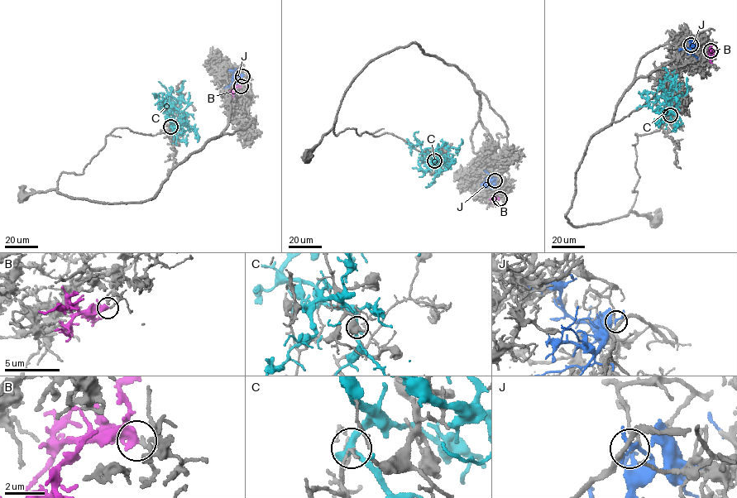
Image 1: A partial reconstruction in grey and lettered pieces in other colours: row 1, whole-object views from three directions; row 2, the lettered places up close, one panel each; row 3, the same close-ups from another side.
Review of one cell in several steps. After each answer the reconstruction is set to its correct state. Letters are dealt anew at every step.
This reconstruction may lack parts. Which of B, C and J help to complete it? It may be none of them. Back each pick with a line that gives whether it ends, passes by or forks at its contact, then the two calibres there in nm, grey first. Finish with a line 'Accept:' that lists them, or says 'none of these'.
B: It passes by. Thickness 200 nm (grey) against 320 nm
Accept: B

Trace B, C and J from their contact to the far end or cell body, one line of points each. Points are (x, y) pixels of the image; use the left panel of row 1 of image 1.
B: (241, 86), (234, 88), (233, 97)
C: (170, 126), (172, 123), (166, 113), (172, 113), (173, 103), (180, 102), (180, 91), (185, 81)
J: (242, 76), (239, 82), (224, 88)

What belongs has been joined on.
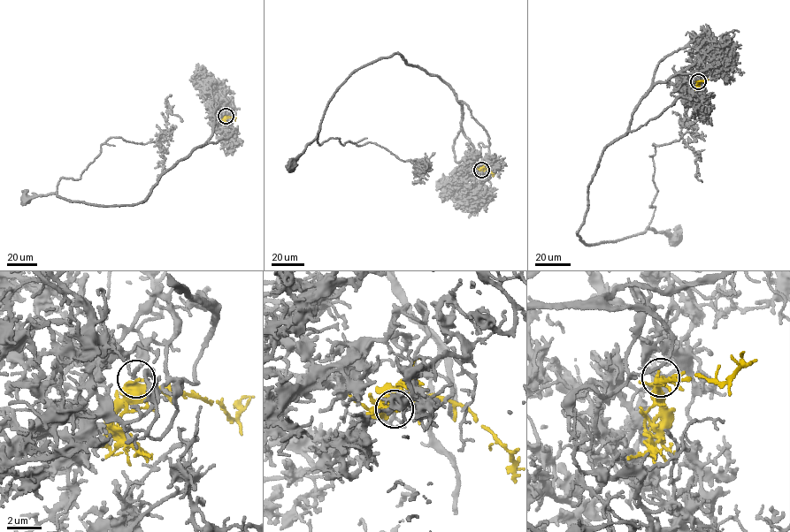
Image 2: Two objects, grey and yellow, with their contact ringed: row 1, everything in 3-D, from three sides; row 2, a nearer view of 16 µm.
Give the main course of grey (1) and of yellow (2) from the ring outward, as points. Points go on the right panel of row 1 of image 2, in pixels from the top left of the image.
1: (698, 81), (677, 73), (640, 98), (628, 130), (600, 160), (577, 233), (588, 246), (647, 229), (676, 239)
2: (698, 81), (709, 79)

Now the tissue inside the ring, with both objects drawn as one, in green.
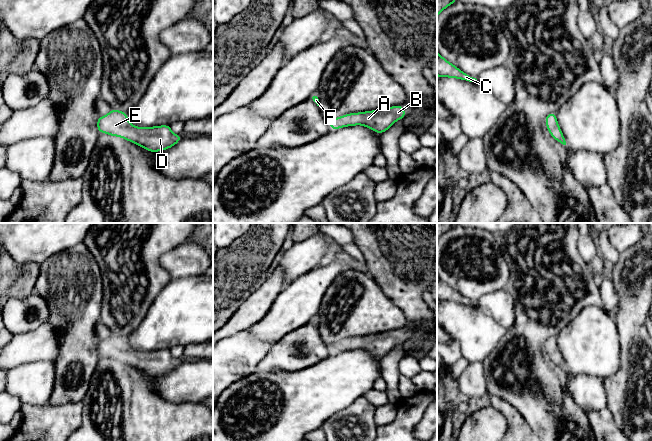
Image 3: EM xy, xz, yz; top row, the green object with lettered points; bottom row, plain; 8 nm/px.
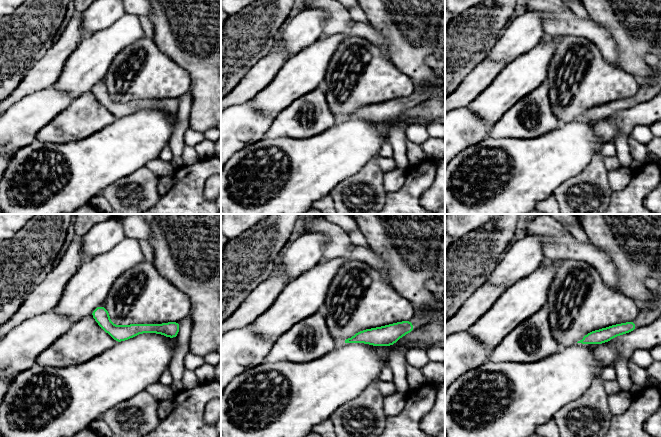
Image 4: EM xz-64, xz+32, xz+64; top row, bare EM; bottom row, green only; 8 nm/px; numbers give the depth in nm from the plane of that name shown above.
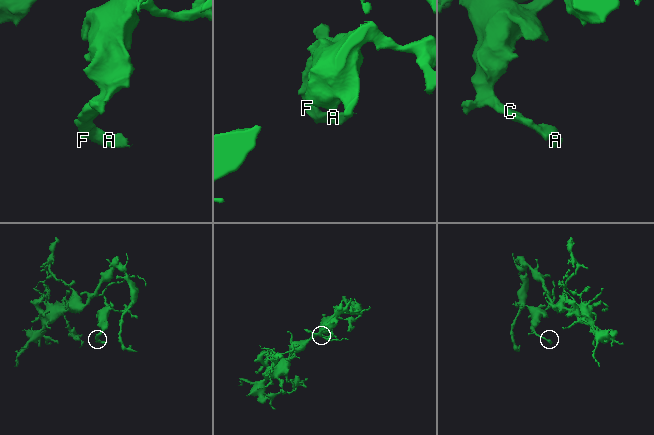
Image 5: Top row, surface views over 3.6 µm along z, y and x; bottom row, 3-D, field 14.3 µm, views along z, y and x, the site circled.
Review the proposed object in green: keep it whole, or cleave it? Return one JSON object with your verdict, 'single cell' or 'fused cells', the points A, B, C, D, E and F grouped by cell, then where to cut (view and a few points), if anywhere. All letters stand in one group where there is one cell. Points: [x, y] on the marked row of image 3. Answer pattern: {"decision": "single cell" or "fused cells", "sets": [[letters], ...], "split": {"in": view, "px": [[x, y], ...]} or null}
{"decision": "single cell", "sets": [["A", "B", "C", "D", "E", "F"]], "split": null}

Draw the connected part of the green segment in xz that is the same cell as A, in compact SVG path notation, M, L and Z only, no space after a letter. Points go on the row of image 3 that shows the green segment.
M402 105L386 107L374 111L350 113L329 121L331 130L342 127L362 125L378 134L384 133L397 120L405 118L405 109Z

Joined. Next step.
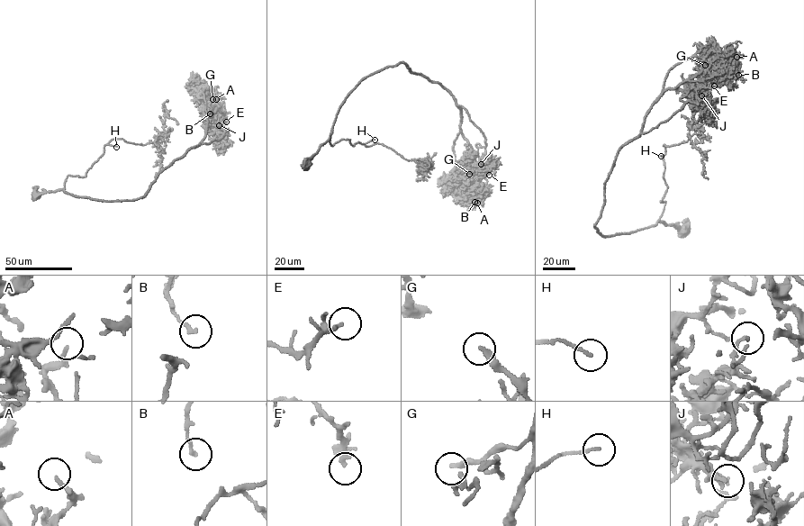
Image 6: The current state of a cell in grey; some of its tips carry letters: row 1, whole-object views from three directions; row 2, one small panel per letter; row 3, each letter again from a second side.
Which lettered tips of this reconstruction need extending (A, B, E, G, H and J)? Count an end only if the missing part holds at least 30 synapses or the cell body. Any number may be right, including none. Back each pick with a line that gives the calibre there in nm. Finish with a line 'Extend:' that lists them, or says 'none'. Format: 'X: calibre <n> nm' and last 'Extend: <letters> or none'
G: calibre 220 nm
H: calibre 130 nm
Extend: G, H

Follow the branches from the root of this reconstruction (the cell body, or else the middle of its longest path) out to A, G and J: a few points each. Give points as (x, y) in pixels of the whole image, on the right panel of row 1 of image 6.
A: (684, 231), (658, 222), (603, 236), (594, 226), (618, 151), (652, 104), (729, 70), (736, 57)
G: (684, 231), (658, 222), (603, 236), (594, 226), (618, 150), (640, 133), (655, 100), (700, 74), (705, 65)
J: (684, 231), (658, 222), (603, 236), (594, 226), (618, 151), (652, 104), (688, 80), (705, 83), (701, 95)

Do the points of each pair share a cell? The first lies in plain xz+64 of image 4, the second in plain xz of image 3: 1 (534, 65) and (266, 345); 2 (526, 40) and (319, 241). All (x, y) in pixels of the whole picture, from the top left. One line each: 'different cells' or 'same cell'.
1: different cells
2: same cell

